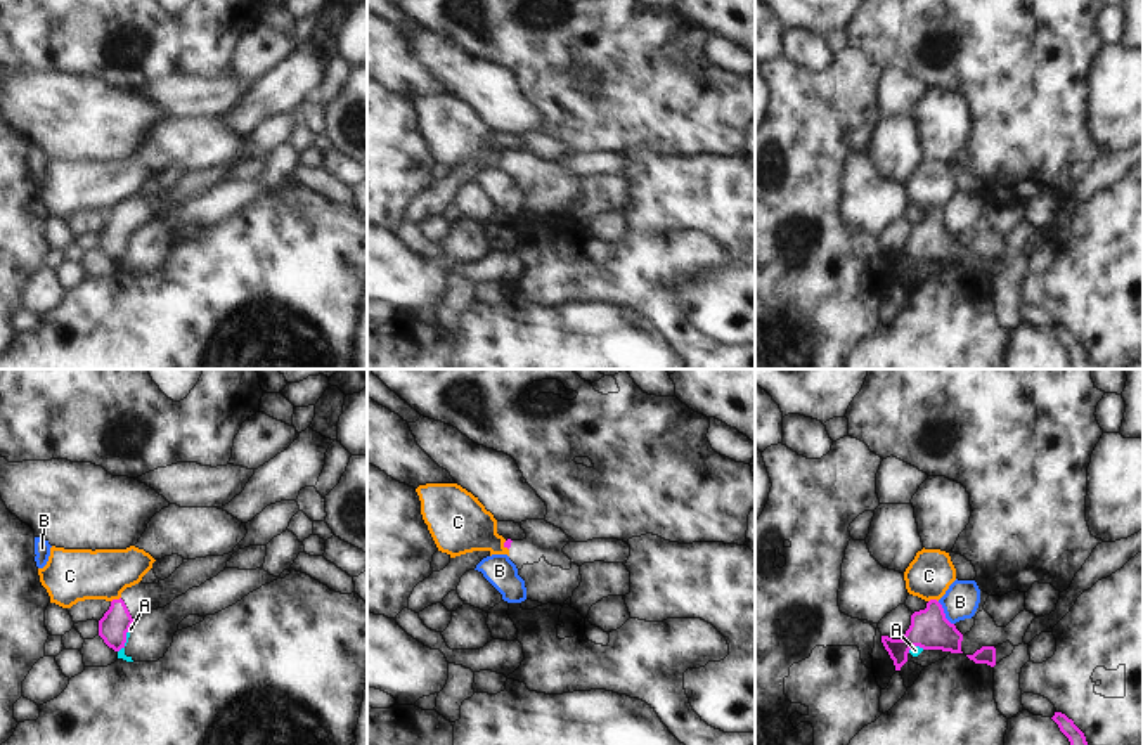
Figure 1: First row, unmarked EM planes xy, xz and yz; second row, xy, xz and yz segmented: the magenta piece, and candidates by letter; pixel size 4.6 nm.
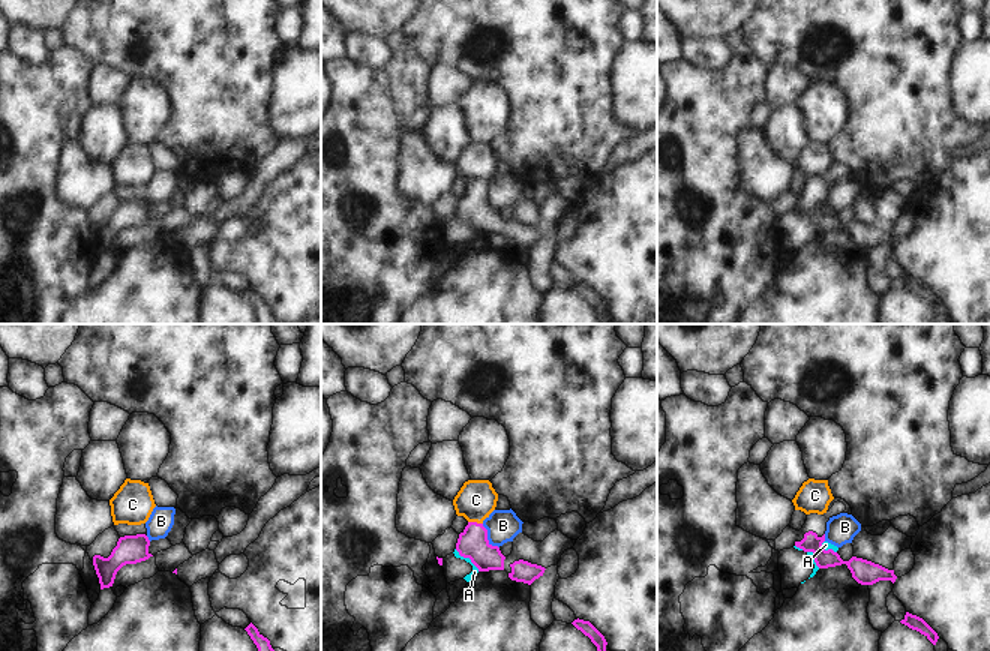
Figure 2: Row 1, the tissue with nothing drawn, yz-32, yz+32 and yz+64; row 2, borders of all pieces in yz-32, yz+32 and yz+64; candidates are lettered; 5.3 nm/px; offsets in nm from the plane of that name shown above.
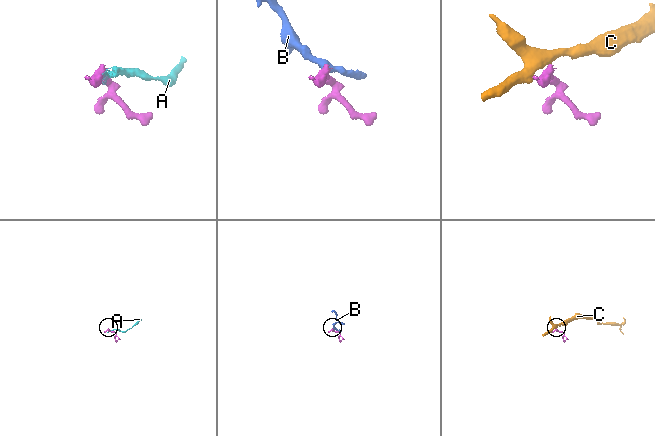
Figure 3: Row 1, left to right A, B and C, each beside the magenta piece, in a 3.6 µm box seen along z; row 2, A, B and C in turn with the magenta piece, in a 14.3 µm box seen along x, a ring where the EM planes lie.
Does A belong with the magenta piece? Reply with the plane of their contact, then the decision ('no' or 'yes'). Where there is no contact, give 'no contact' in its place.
xy | no

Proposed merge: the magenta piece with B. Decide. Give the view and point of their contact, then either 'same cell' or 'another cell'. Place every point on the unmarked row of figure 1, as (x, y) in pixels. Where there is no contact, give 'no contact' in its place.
yz (944, 226) | another cell

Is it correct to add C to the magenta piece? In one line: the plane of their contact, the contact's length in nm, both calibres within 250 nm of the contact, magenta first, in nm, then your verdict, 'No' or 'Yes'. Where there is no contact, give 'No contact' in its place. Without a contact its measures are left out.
Touches magenta in xy. Shared border 50 nm. Thickness 140 nm (magenta) against 260 nm. No.

